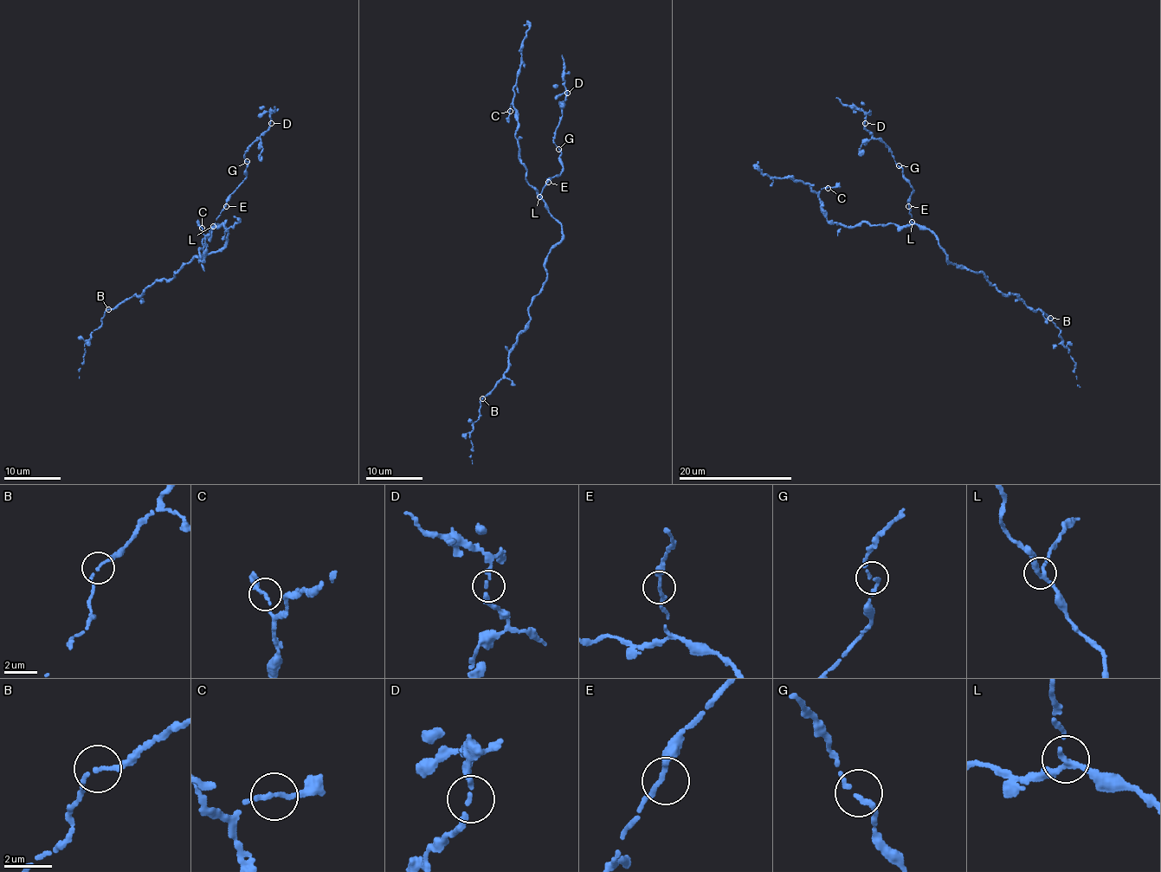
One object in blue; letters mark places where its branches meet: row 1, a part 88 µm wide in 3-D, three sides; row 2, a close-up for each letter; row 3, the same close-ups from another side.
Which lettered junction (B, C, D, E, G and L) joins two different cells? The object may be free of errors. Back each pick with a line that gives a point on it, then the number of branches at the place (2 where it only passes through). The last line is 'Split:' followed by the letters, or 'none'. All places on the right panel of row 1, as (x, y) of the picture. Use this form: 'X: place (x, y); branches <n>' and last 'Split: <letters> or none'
B: place (1050, 318); branches 1
Split: B

